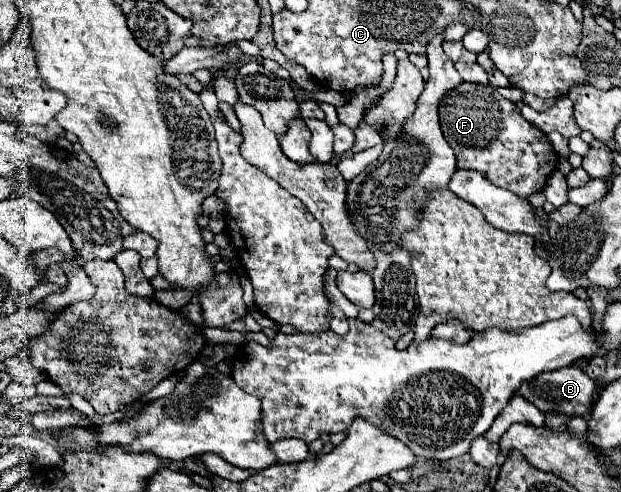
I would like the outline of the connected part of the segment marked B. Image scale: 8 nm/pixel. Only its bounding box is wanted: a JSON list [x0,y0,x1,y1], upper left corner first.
[518,365,604,417]

